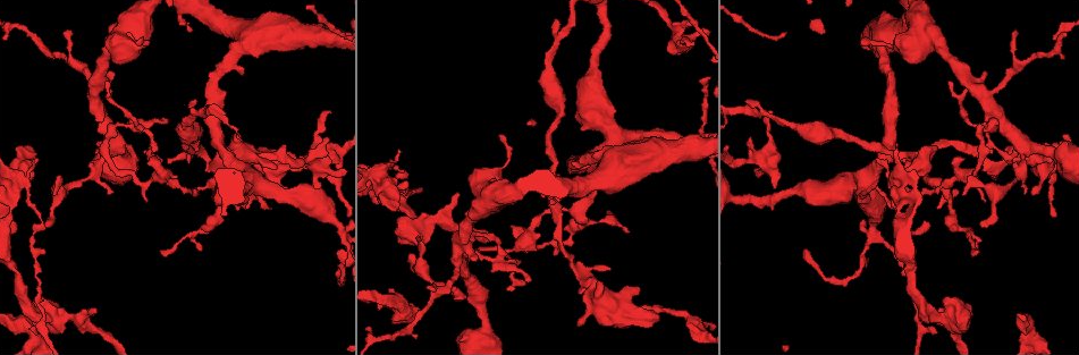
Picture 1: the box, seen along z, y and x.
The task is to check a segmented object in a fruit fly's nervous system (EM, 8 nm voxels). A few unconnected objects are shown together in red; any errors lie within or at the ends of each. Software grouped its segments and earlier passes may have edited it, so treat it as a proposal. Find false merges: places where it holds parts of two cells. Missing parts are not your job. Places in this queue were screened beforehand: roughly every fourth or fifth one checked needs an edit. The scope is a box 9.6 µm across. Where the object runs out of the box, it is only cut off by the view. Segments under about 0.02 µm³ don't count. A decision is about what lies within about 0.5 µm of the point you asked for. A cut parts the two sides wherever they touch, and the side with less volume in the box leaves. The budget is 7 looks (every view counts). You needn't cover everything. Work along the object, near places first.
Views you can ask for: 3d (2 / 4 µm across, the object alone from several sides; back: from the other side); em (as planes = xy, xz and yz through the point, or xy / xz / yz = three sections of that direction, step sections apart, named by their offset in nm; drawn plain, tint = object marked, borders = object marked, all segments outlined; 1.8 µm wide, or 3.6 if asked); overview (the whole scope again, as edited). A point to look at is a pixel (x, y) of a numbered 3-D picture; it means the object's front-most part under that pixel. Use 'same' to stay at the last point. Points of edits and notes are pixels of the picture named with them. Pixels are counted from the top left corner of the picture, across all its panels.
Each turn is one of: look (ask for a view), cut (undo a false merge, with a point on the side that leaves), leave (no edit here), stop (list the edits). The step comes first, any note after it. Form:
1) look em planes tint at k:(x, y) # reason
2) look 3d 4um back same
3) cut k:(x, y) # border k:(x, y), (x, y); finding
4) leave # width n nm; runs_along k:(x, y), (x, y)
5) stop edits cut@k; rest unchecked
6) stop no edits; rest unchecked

look 3d 4um at 1:(16, 182) # thick turns thin

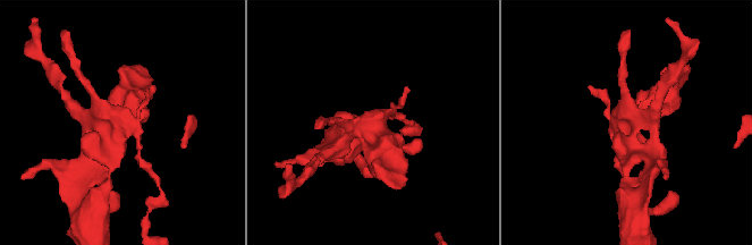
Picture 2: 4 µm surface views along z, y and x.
look em xy step 8 tint at 2:(373, 129)

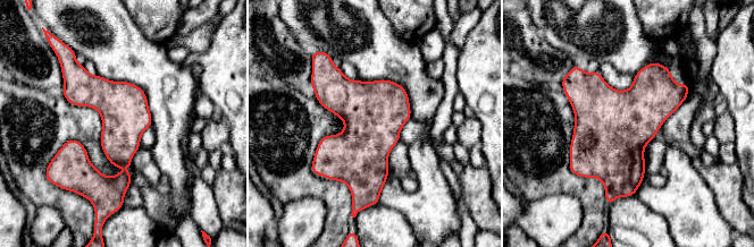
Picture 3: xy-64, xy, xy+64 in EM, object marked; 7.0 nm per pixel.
look em planes tint same

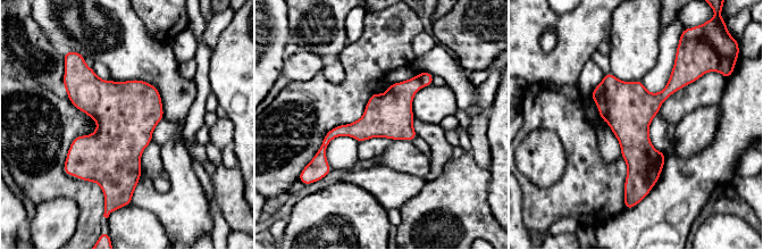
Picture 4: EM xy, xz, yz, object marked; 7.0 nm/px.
cut 4:(426, 77) # border 4:(417, 75), (422, 85); a second cell is stuck on

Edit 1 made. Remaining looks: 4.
look overview # see it whole again

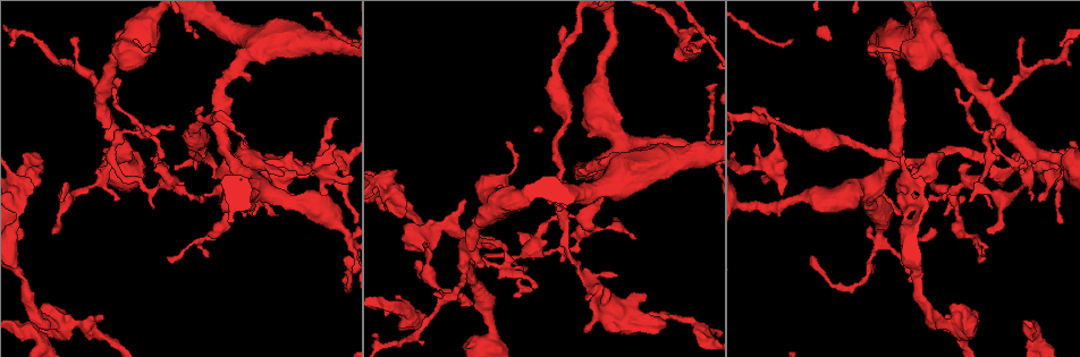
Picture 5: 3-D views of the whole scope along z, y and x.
look 3d 4um at 5:(956, 323) # branch point

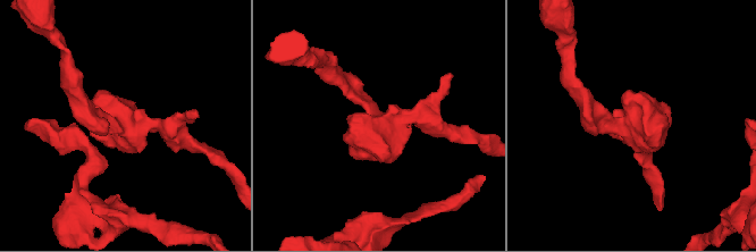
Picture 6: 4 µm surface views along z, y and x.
look em 3.6um xz step 4 tint at 6:(631, 126)

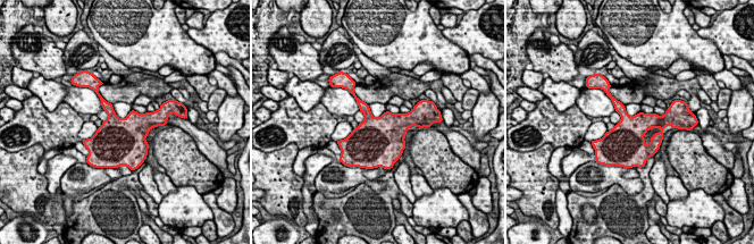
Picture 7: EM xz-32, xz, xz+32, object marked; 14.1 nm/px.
look em 3.6um planes tint same # cut it another way

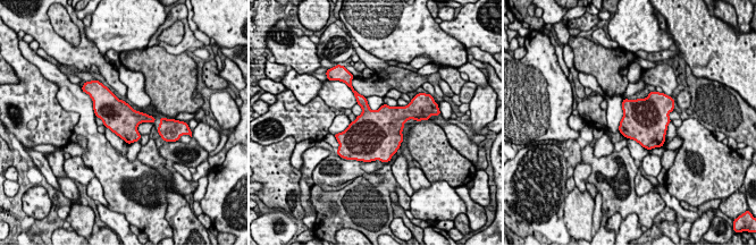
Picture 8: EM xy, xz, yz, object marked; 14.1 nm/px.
leave # one cell here

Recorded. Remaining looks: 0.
stop edits cut@4; rest unchecked

